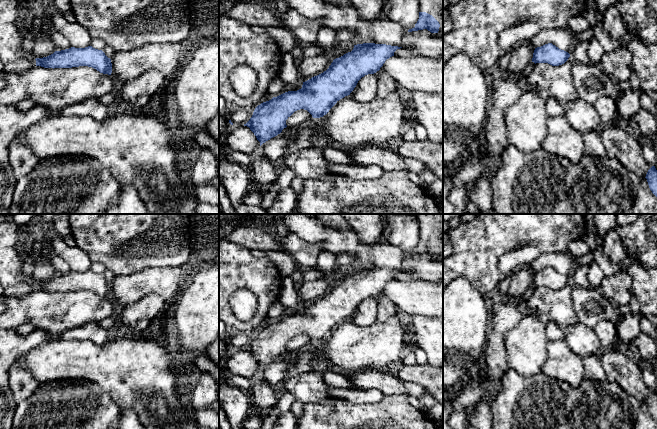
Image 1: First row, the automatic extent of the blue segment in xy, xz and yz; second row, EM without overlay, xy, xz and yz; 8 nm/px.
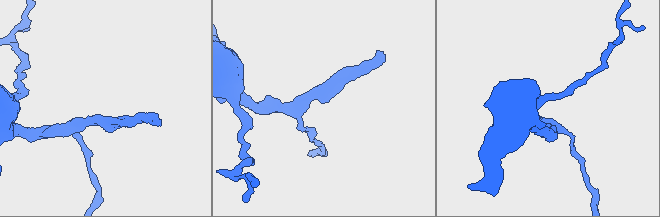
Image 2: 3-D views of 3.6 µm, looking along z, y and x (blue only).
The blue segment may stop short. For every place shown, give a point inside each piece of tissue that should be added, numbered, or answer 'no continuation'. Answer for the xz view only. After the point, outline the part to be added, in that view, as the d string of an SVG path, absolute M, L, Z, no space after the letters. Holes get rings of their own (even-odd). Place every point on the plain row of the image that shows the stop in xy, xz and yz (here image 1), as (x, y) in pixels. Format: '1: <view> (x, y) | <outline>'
1: xz (430, 225) | M415 214L419 223L419 236L432 239L440 248L443 259L443 214Z

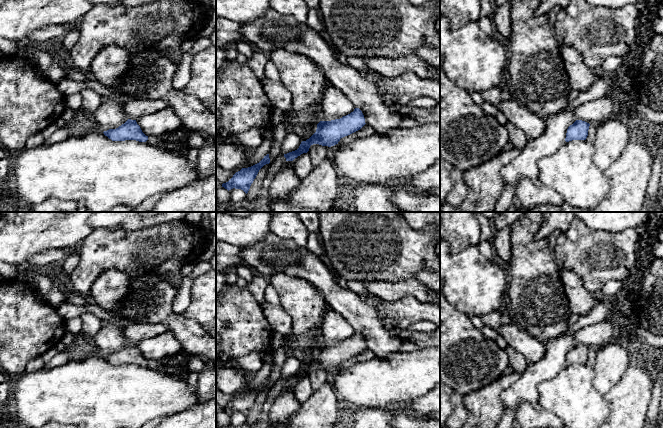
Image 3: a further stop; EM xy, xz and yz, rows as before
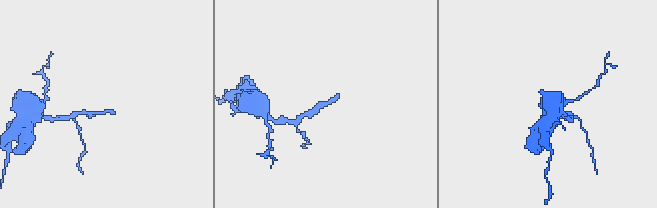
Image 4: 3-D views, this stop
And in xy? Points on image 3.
1: xy (172, 367) | M167 356L166 359L166 365L164 365L160 360L148 360L147 366L176 377L187 378L188 371L182 369L179 362L174 357Z

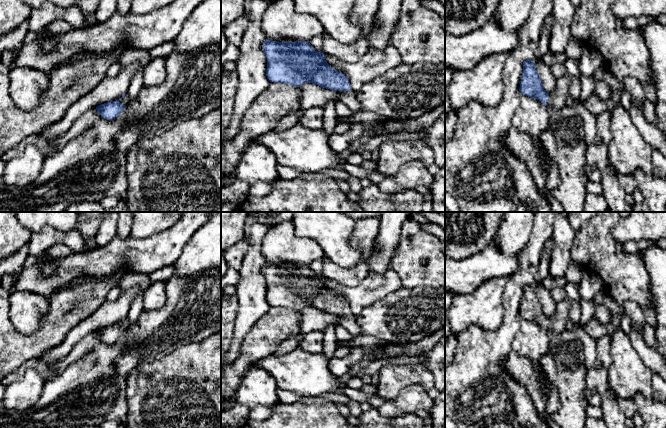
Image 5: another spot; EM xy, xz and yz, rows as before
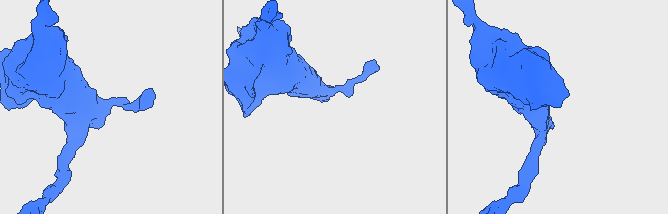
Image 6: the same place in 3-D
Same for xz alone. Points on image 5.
1: xz (348, 322) | M353 314L341 316L338 320L338 324L342 325L353 338L356 338L361 334L361 329L357 325Z

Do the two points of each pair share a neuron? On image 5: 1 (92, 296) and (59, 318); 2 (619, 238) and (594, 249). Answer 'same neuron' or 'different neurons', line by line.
1: same neuron
2: different neurons

